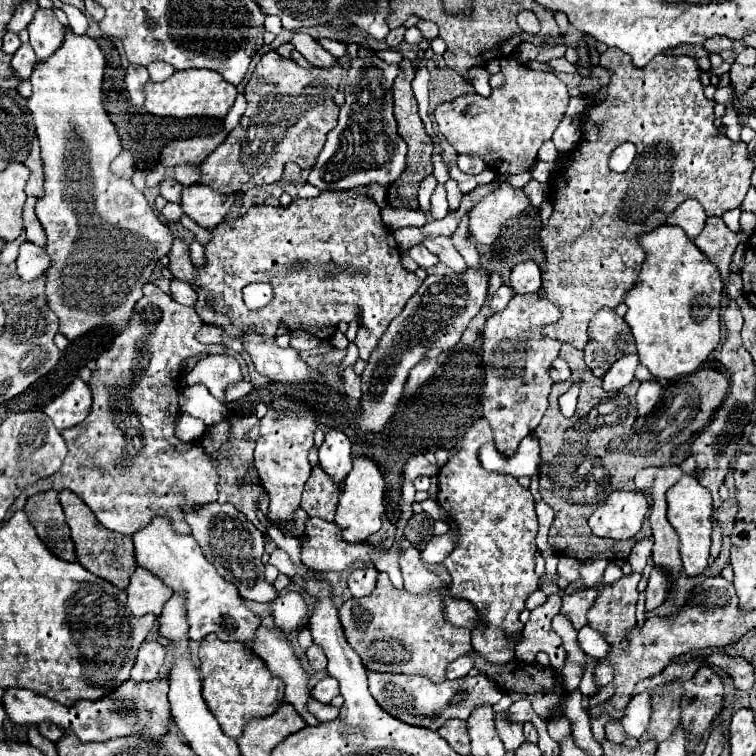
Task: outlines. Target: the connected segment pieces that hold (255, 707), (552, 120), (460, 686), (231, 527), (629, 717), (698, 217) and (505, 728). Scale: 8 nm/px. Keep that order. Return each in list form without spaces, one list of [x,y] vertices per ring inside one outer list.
[[[206,636],[200,644],[200,674],[202,674],[202,696],[218,718],[226,736],[238,738],[252,718],[270,716],[284,700],[284,684],[276,678],[264,660],[248,654],[236,642],[222,642],[216,636]]]
[[[502,58],[500,66],[506,80],[500,90],[492,90],[490,98],[482,98],[478,94],[464,94],[456,100],[438,104],[434,110],[434,118],[438,130],[444,134],[444,138],[452,144],[452,148],[458,154],[478,154],[492,170],[500,174],[518,174],[530,170],[530,166],[536,162],[538,148],[542,146],[544,140],[552,138],[560,120],[566,116],[570,96],[568,86],[562,80],[558,80],[552,72],[538,72],[524,68],[516,58]]]
[[[368,672],[370,694],[376,698],[380,708],[384,708],[390,716],[420,728],[438,730],[446,720],[458,718],[468,720],[470,714],[478,706],[492,706],[502,698],[500,688],[492,684],[486,676],[462,676],[458,680],[432,682],[426,676],[408,676],[408,674],[378,674]]]
[[[206,504],[204,508],[188,508],[186,520],[192,528],[192,536],[204,550],[208,562],[224,576],[228,582],[238,586],[238,592],[254,602],[272,602],[278,592],[264,578],[264,534],[254,528],[254,524],[230,504]]]
[[[650,692],[634,696],[630,700],[630,704],[626,706],[626,718],[620,720],[626,734],[632,736],[632,738],[640,738],[640,734],[646,732],[646,728],[648,728],[650,712],[652,712],[652,708],[650,708]]]
[[[686,200],[684,204],[680,204],[680,208],[676,208],[676,212],[672,212],[672,216],[668,216],[666,222],[670,226],[680,226],[686,232],[686,236],[694,240],[702,232],[706,218],[708,216],[698,200]]]
[[[508,720],[498,722],[496,724],[498,736],[504,742],[504,748],[514,752],[522,742],[524,742],[524,734],[522,734],[522,726],[520,724],[508,724]]]

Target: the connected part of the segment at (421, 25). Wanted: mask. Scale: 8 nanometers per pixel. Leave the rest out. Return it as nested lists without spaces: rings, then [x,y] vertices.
[[[420,20],[417,27],[420,29],[424,38],[429,42],[432,42],[438,37],[438,27],[432,21]]]

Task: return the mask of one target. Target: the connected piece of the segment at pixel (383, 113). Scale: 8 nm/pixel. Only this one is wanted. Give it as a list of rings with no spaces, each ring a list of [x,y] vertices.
[[[346,44],[346,48],[346,56],[350,58],[344,92],[346,102],[340,108],[338,126],[330,132],[330,138],[308,174],[308,184],[318,190],[350,190],[370,182],[388,186],[404,172],[406,164],[406,144],[396,132],[392,114],[392,82],[398,74],[398,66],[388,64],[378,56],[360,58],[356,44]]]

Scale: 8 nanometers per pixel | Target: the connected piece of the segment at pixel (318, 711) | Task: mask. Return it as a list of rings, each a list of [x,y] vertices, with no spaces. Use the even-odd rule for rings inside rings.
[[[313,698],[308,702],[308,710],[310,710],[318,720],[322,720],[322,722],[334,720],[334,718],[340,714],[340,710],[334,708],[332,704],[322,704],[322,702],[318,702],[318,700]]]

